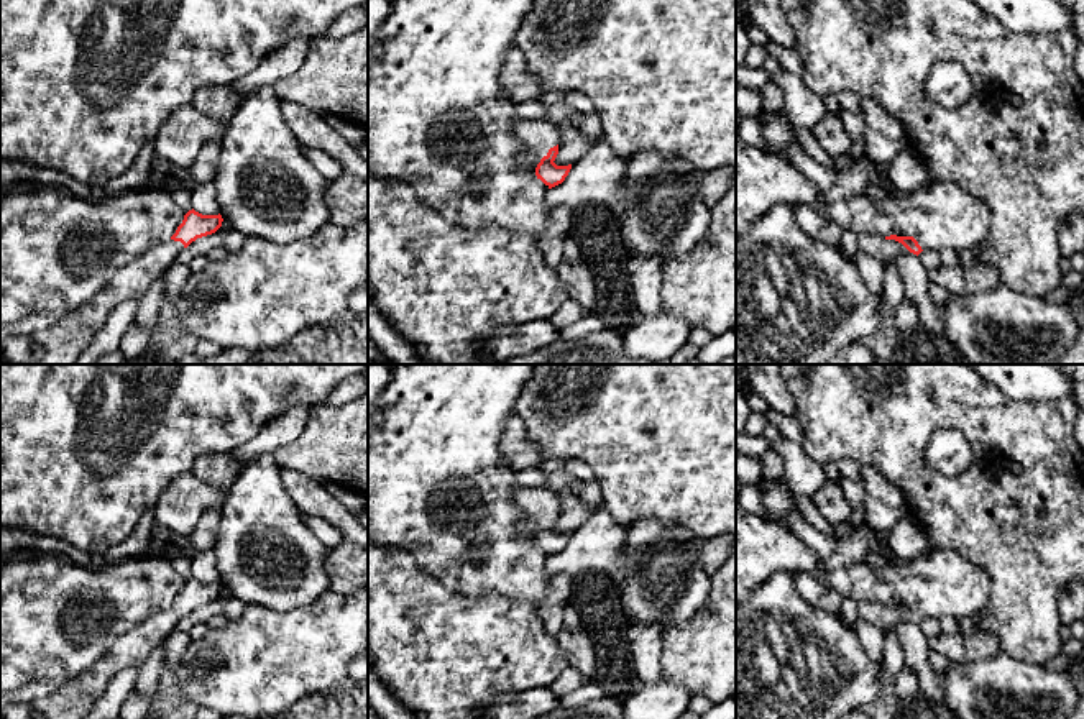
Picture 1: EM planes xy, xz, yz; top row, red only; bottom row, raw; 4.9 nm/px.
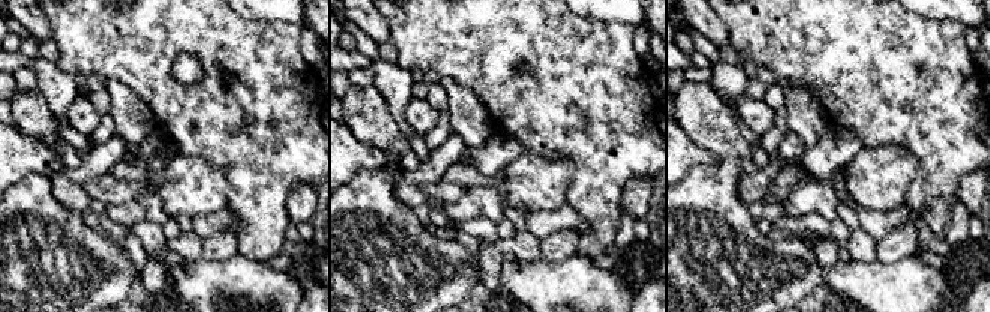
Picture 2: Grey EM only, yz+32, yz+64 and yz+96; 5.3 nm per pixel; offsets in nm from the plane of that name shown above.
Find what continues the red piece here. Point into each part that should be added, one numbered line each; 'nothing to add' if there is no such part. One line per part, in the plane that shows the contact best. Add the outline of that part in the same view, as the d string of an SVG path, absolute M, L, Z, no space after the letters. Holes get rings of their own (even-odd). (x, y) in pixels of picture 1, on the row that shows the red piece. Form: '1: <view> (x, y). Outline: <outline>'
1: xz (537, 137). Outline: M545 118L519 120L514 125L514 135L526 148L526 159L529 169L535 169L549 149L560 143L560 131L557 125L549 123Z

